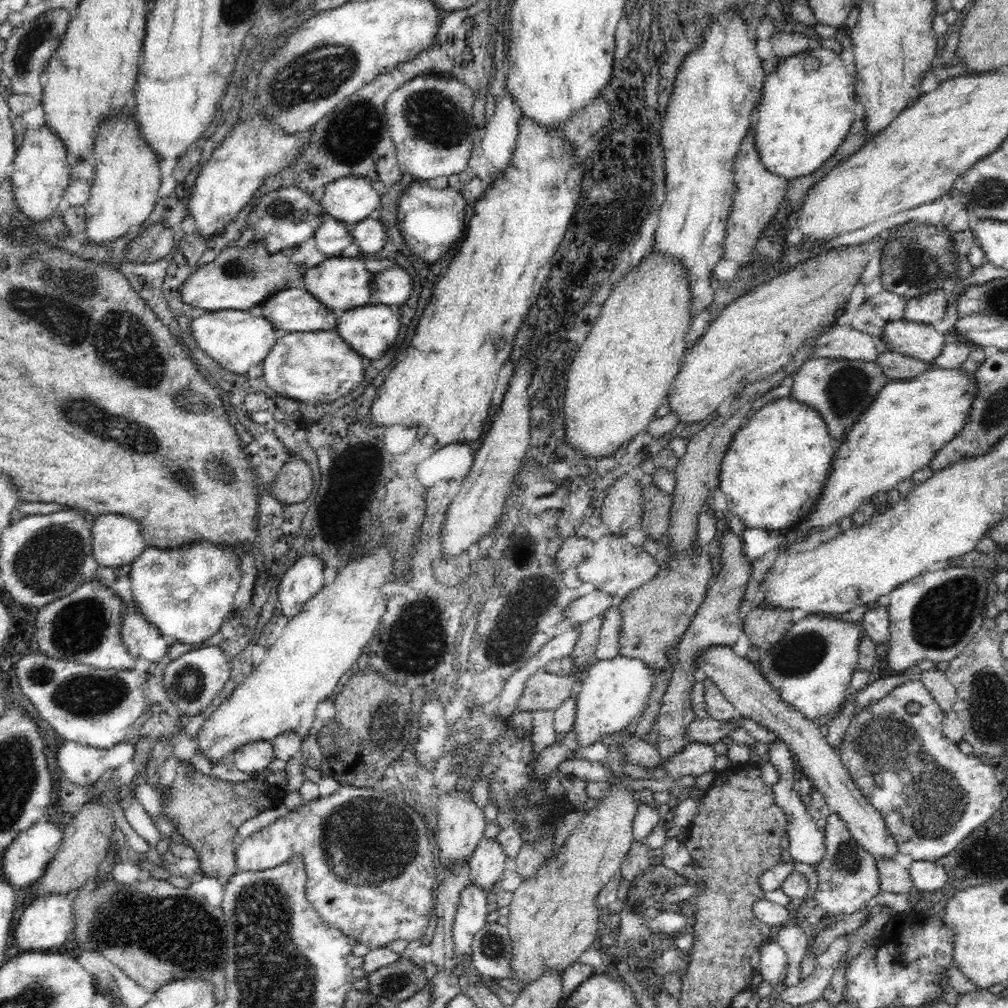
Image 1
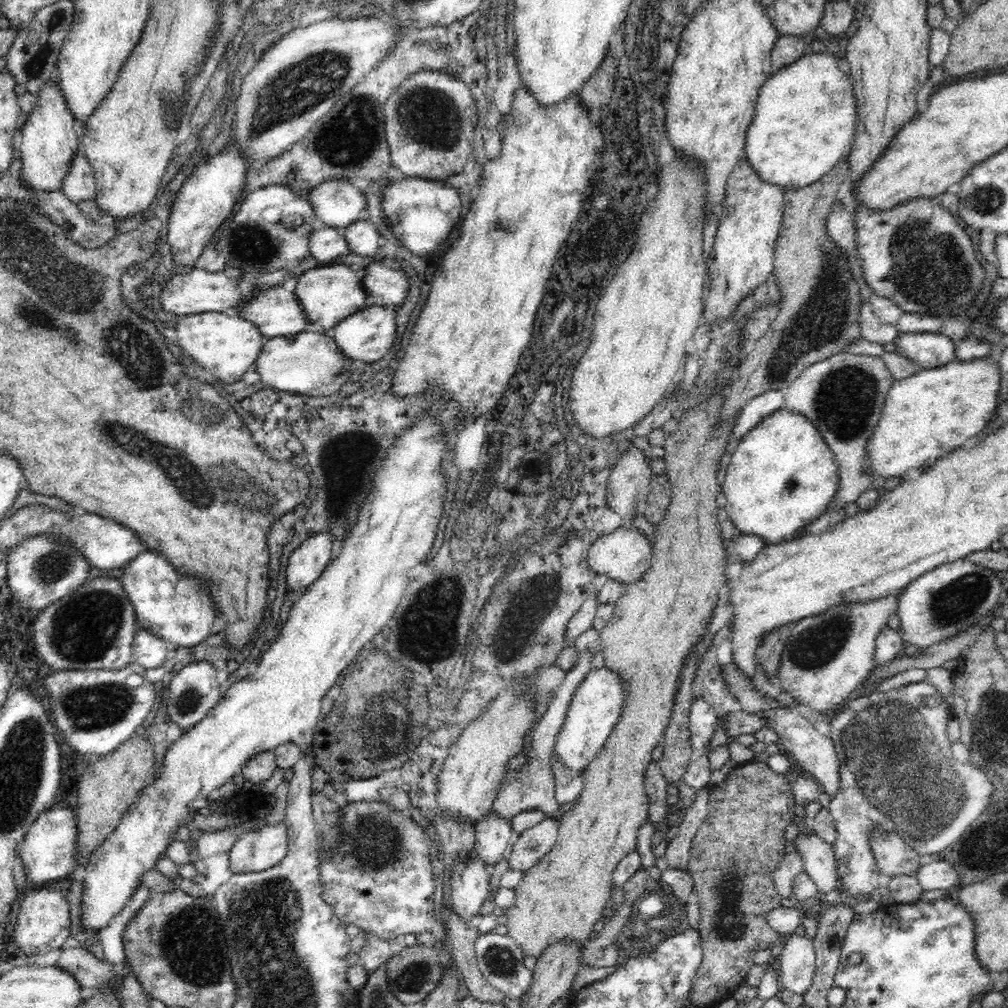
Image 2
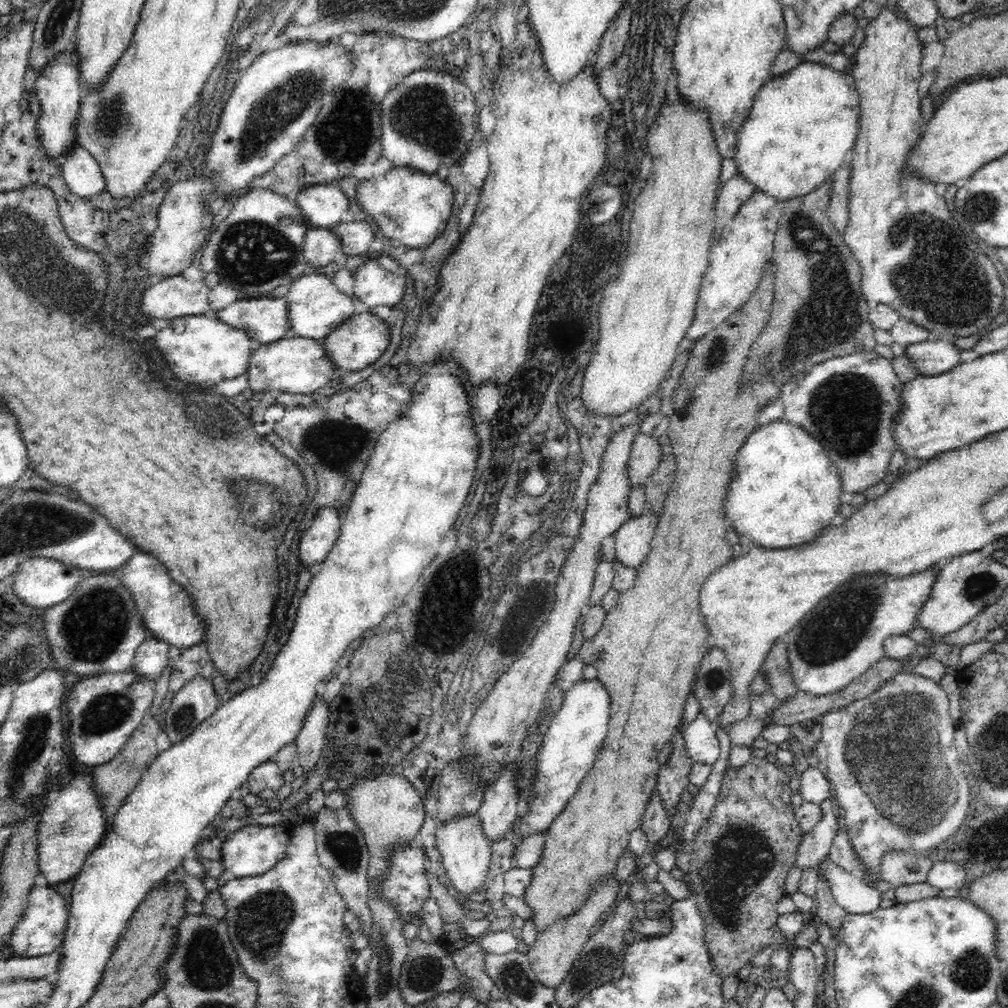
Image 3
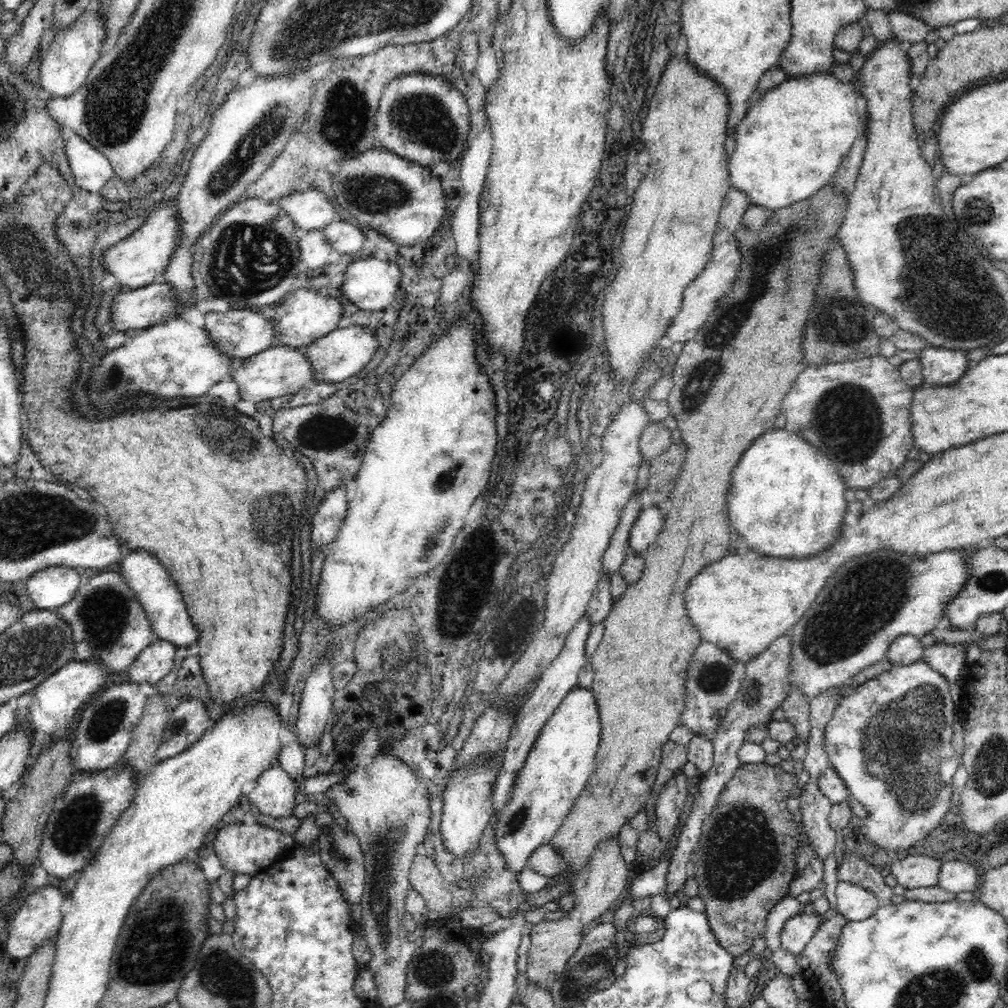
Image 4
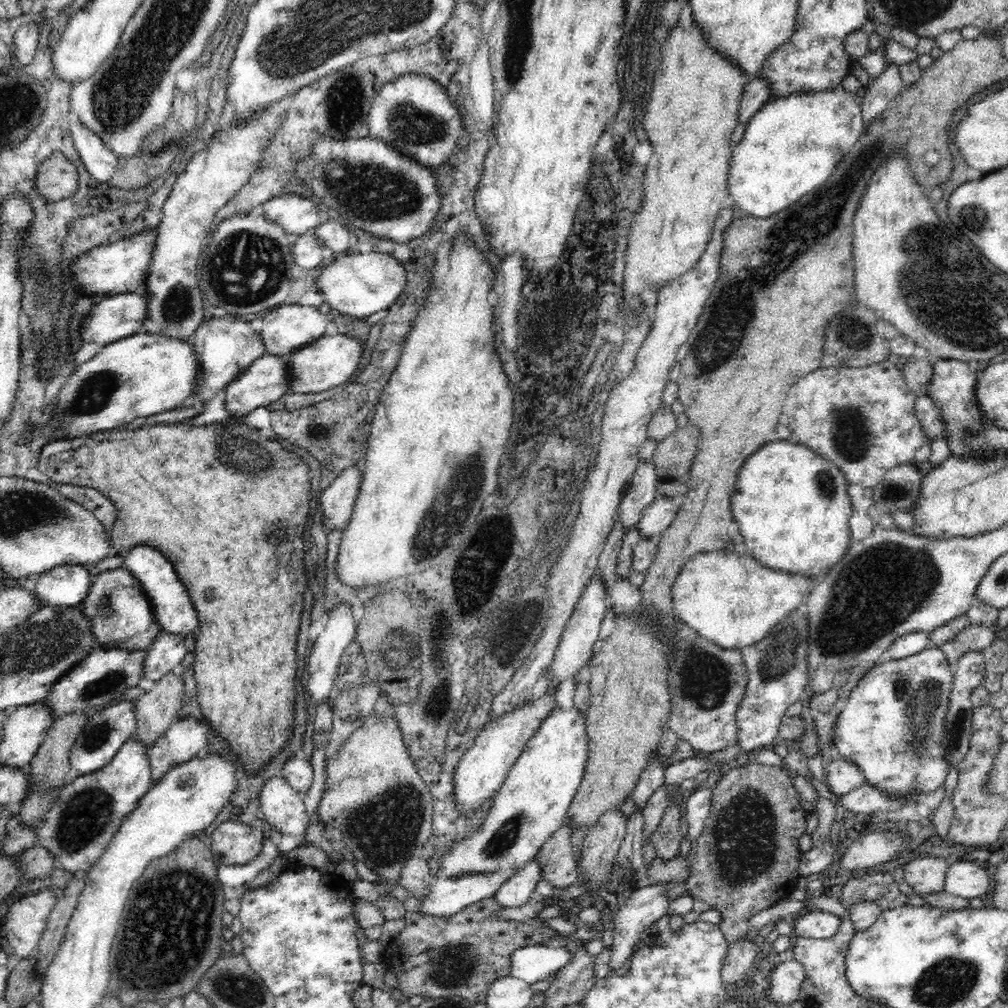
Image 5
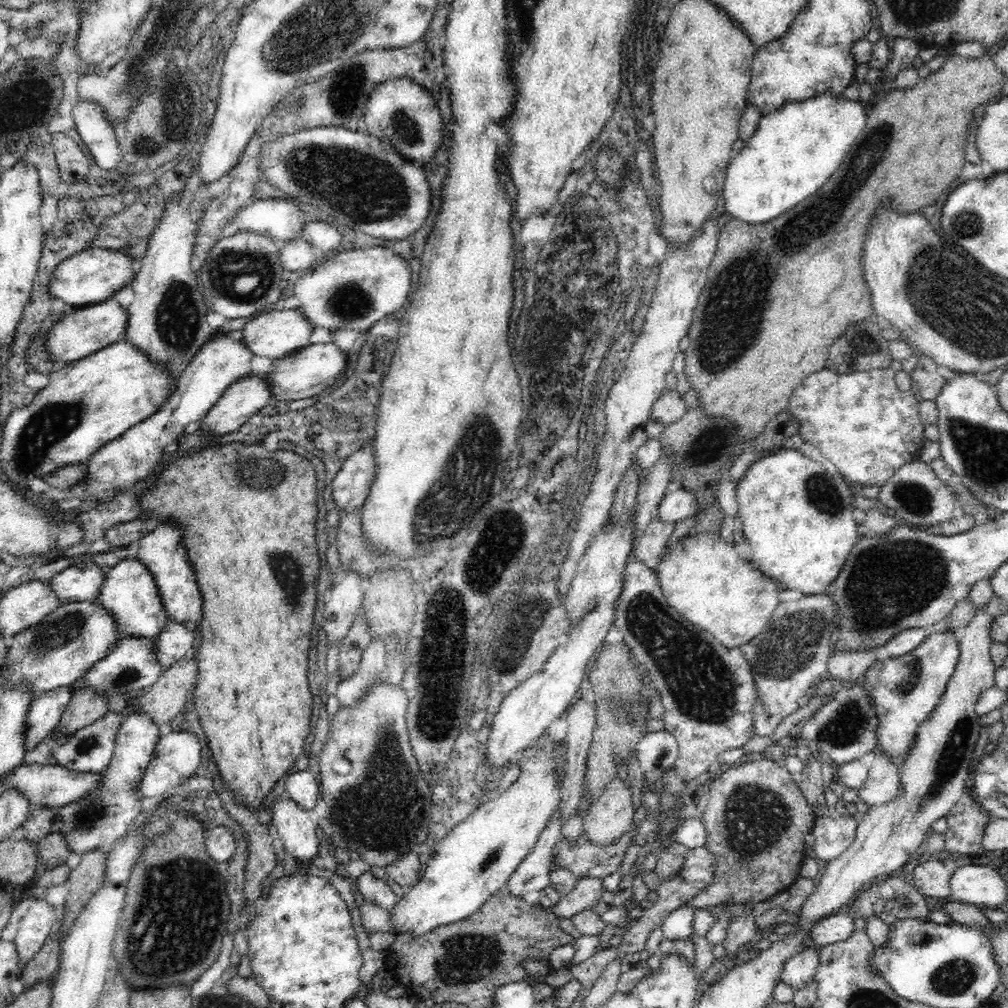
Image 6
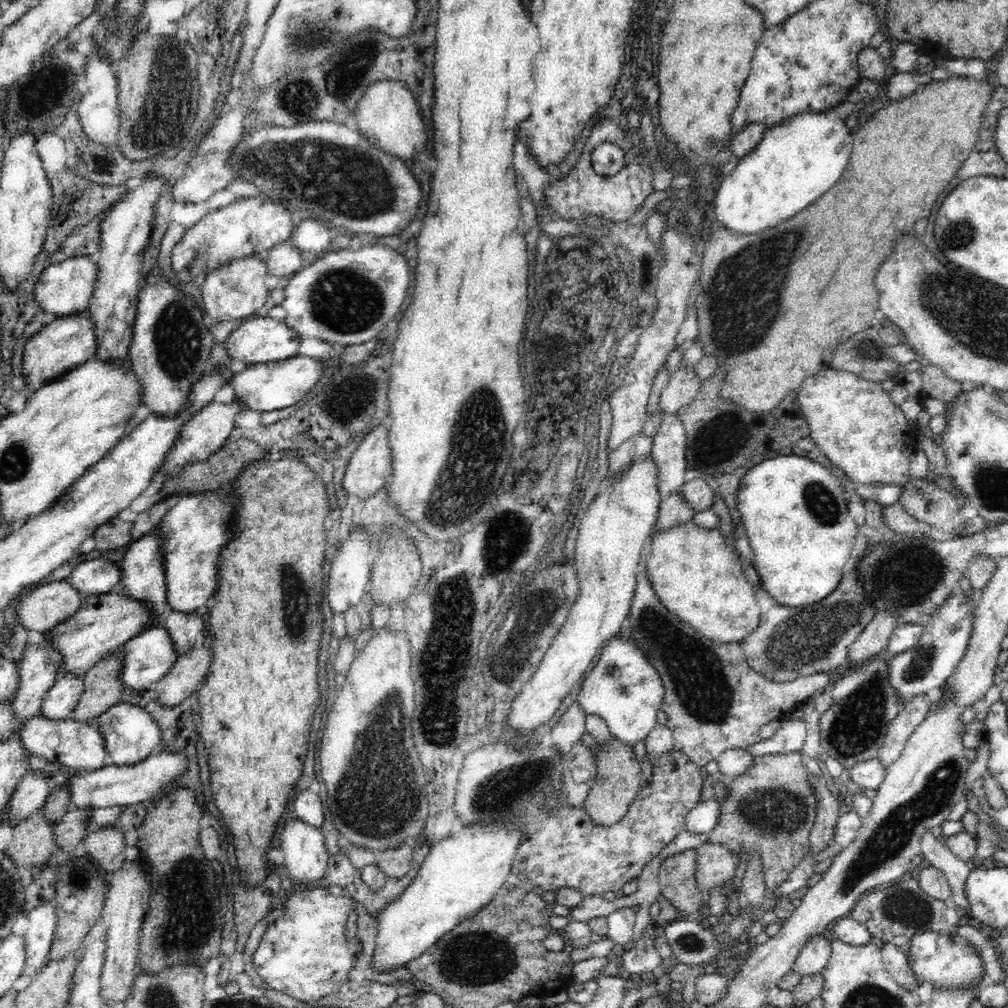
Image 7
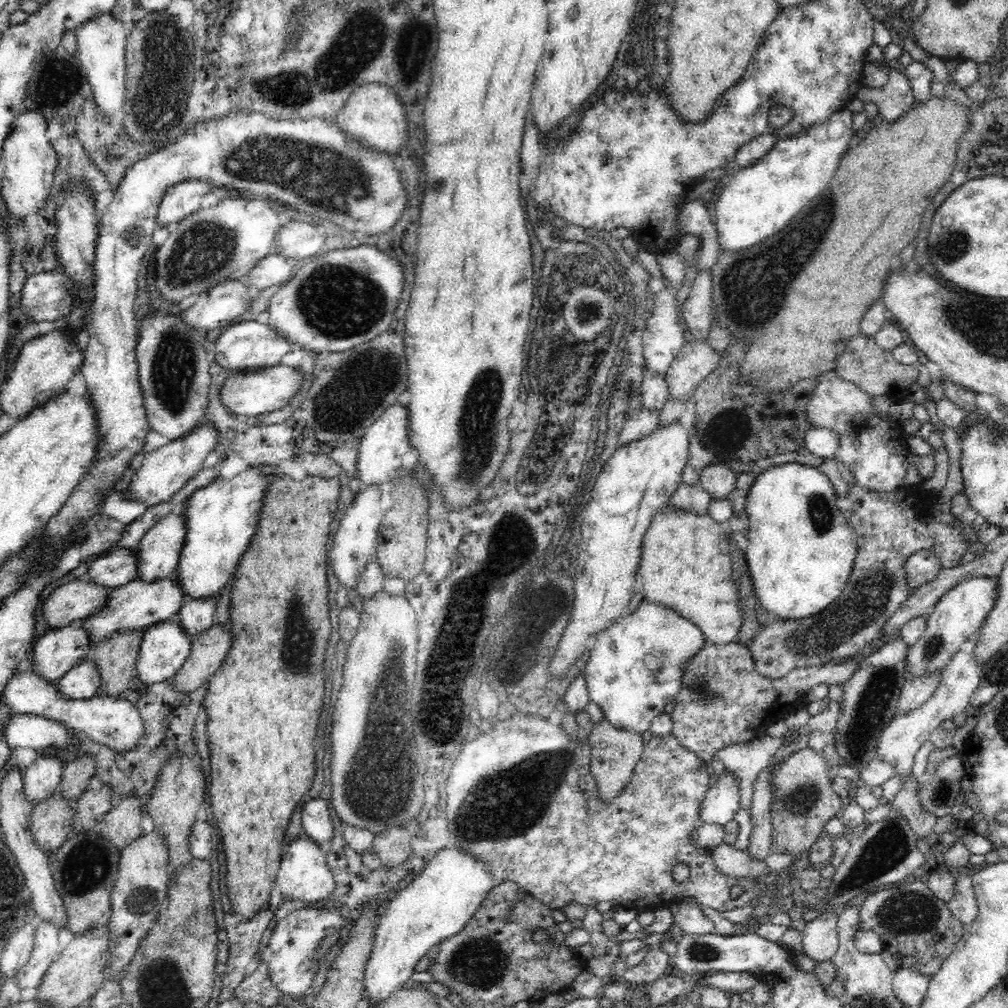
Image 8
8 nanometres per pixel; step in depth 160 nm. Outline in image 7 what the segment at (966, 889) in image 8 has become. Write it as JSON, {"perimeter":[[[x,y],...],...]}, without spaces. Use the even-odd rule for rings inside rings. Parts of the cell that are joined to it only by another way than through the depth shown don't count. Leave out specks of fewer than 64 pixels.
{"perimeter":[[[926,830],[922,834],[920,844],[924,863],[938,868],[946,875],[951,886],[950,899],[958,907],[961,915],[968,916],[970,905],[968,905],[968,899],[965,895],[965,882],[971,870],[966,865],[966,861],[960,860],[944,844],[944,839],[932,834],[931,830]]]}

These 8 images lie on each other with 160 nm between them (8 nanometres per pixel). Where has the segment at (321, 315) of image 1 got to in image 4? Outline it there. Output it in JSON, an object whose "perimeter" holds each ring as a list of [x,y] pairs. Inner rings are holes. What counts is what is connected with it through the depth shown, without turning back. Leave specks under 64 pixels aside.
{"perimeter":[[[231,306],[229,311],[211,311],[205,314],[205,334],[213,348],[217,348],[229,362],[240,362],[273,346],[273,328],[270,319],[252,309]]]}

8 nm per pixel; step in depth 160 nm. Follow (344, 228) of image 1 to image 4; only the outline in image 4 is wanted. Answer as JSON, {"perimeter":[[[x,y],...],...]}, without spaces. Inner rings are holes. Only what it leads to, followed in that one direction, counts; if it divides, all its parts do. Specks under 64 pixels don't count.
{"perimeter":[[[323,229],[301,233],[298,246],[301,262],[304,264],[303,269],[308,266],[308,269],[312,268],[312,270],[328,264],[328,256],[333,249],[326,241],[326,233]]]}

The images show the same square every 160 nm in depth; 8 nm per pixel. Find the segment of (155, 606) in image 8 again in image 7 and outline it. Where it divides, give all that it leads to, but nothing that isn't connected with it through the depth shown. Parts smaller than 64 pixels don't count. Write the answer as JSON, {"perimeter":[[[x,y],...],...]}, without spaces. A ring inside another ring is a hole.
{"perimeter":[[[118,584],[104,594],[83,595],[80,608],[70,618],[66,618],[56,628],[44,632],[43,635],[44,639],[50,638],[62,657],[59,676],[82,676],[110,652],[116,651],[117,648],[123,649],[132,638],[150,628],[155,618],[154,607],[150,605],[150,601],[131,598]]]}

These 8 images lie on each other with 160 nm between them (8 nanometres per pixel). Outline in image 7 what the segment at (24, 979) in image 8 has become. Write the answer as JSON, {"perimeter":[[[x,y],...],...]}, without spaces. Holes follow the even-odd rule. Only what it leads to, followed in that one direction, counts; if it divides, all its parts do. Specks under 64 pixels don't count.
{"perimeter":[[[45,903],[27,914],[29,927],[23,937],[26,943],[26,960],[22,976],[30,976],[48,964],[48,953],[57,925],[54,903]]]}

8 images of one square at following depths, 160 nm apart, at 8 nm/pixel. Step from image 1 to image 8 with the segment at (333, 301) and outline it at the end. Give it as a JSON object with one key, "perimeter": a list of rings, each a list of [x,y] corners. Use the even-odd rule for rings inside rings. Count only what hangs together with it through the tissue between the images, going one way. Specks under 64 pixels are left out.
{"perimeter":[[[257,320],[228,324],[214,341],[214,346],[214,354],[211,358],[215,364],[236,373],[251,373],[269,366],[276,366],[280,364],[282,356],[286,356],[293,347],[288,339],[280,336],[280,333],[272,329],[268,323],[261,324]]]}

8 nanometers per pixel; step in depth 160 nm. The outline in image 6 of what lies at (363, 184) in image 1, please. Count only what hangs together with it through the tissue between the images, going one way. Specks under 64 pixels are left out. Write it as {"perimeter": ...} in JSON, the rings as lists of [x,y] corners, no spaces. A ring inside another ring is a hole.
{"perimeter":[[[272,197],[257,198],[249,206],[238,208],[232,216],[238,222],[238,230],[250,230],[257,236],[281,242],[300,237],[306,223],[294,202]]]}

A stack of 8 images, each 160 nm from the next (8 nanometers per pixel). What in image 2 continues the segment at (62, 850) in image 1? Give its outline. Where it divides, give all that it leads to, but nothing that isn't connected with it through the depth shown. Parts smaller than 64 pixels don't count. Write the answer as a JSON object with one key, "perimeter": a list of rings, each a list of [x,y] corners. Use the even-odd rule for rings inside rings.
{"perimeter":[[[140,732],[133,734],[121,744],[110,756],[102,757],[84,770],[78,783],[78,800],[76,819],[78,819],[78,865],[88,864],[89,855],[100,846],[112,830],[116,830],[121,816],[128,810],[132,798],[144,786],[145,778],[153,770],[156,762],[155,749],[151,741],[142,740]]]}

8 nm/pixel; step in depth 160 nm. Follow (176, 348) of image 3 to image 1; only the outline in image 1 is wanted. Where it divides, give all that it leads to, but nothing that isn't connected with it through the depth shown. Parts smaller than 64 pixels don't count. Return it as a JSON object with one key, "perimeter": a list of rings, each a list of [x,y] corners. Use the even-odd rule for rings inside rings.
{"perimeter":[[[251,310],[207,311],[191,320],[190,328],[198,346],[214,360],[214,364],[240,375],[262,363],[280,336],[270,321]]]}

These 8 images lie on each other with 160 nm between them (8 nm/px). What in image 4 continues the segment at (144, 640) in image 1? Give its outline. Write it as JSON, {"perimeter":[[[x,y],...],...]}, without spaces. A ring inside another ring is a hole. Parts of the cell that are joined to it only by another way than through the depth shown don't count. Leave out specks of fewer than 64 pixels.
{"perimeter":[[[156,638],[140,652],[139,658],[130,668],[129,678],[138,685],[154,686],[172,670],[176,651],[174,644]]]}

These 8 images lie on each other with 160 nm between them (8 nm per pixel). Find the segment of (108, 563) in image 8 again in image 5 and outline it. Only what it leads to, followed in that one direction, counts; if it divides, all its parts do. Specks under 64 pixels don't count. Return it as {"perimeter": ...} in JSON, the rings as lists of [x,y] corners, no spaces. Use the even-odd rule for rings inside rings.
{"perimeter":[[[58,565],[37,578],[33,593],[42,606],[80,606],[93,578],[84,565]]]}

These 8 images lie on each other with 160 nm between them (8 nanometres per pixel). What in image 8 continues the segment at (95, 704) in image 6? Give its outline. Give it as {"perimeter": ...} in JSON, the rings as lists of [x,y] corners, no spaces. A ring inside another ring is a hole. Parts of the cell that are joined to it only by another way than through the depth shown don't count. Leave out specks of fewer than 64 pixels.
{"perimeter":[[[126,628],[113,632],[108,639],[102,639],[92,648],[86,660],[96,664],[102,674],[103,685],[98,696],[117,699],[130,687],[130,681],[137,672],[140,644],[145,633],[144,628]]]}

